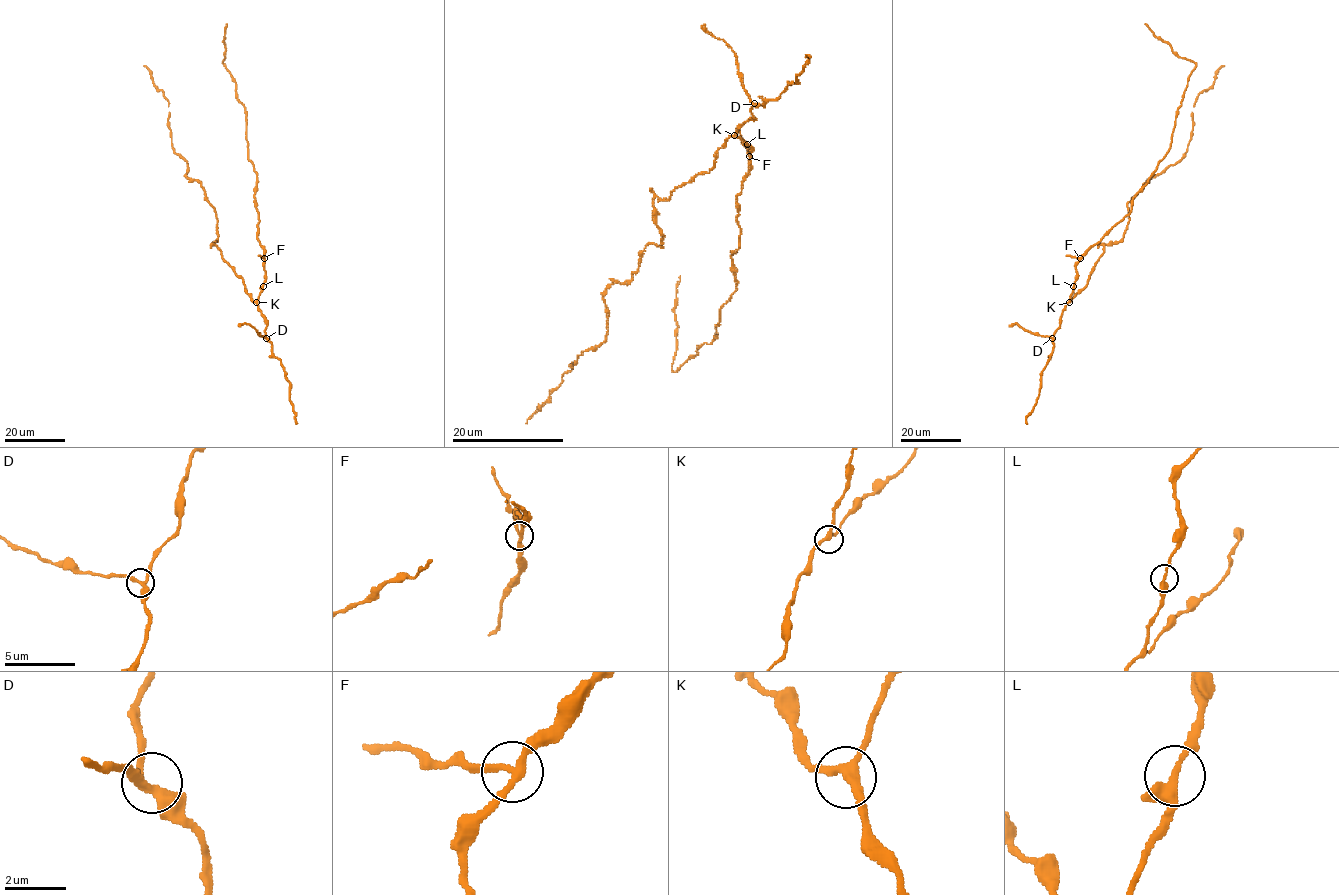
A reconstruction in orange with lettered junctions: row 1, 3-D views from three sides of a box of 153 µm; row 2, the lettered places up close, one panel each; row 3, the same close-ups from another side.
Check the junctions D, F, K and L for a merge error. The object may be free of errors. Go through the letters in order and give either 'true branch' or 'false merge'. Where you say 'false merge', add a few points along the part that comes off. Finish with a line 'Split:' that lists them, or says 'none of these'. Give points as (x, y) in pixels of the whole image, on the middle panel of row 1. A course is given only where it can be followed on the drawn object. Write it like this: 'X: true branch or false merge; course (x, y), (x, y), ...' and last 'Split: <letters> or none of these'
D: true branch
F: false merge; course (750, 156), (738, 130)
K: true branch
L: true branch
Split: F

